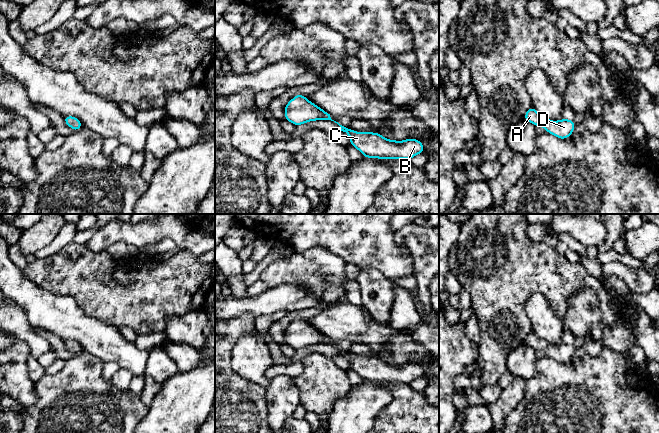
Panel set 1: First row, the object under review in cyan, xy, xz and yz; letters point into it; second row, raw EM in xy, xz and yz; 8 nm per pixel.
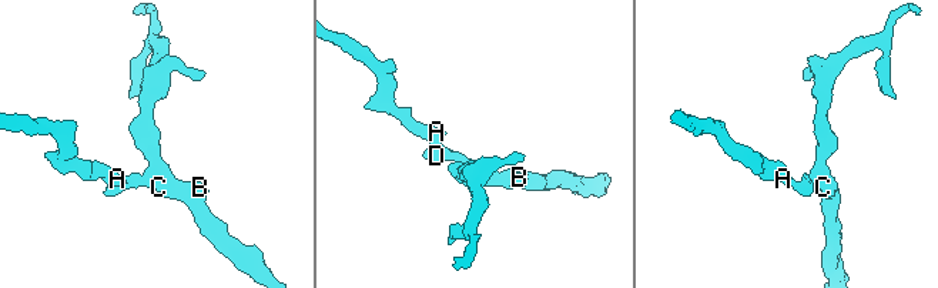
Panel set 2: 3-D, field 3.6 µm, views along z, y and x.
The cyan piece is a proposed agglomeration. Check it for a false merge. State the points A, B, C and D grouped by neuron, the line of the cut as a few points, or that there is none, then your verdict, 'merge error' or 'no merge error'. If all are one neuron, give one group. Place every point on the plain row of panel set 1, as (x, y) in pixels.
groups A B C D; cut none; no merge error

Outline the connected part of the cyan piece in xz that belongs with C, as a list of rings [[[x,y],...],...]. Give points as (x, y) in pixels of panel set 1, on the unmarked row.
[[[334,345],[340,354],[350,360],[350,369],[358,373],[364,381],[378,383],[412,383],[424,376],[424,369],[417,363],[409,362],[404,365],[388,364],[375,356],[355,356]]]

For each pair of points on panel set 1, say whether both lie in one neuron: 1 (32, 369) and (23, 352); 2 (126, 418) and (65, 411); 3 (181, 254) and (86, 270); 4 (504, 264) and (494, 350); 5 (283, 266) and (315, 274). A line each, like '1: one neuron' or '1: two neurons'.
1: two neurons
2: one neuron
3: one neuron
4: one neuron
5: one neuron

